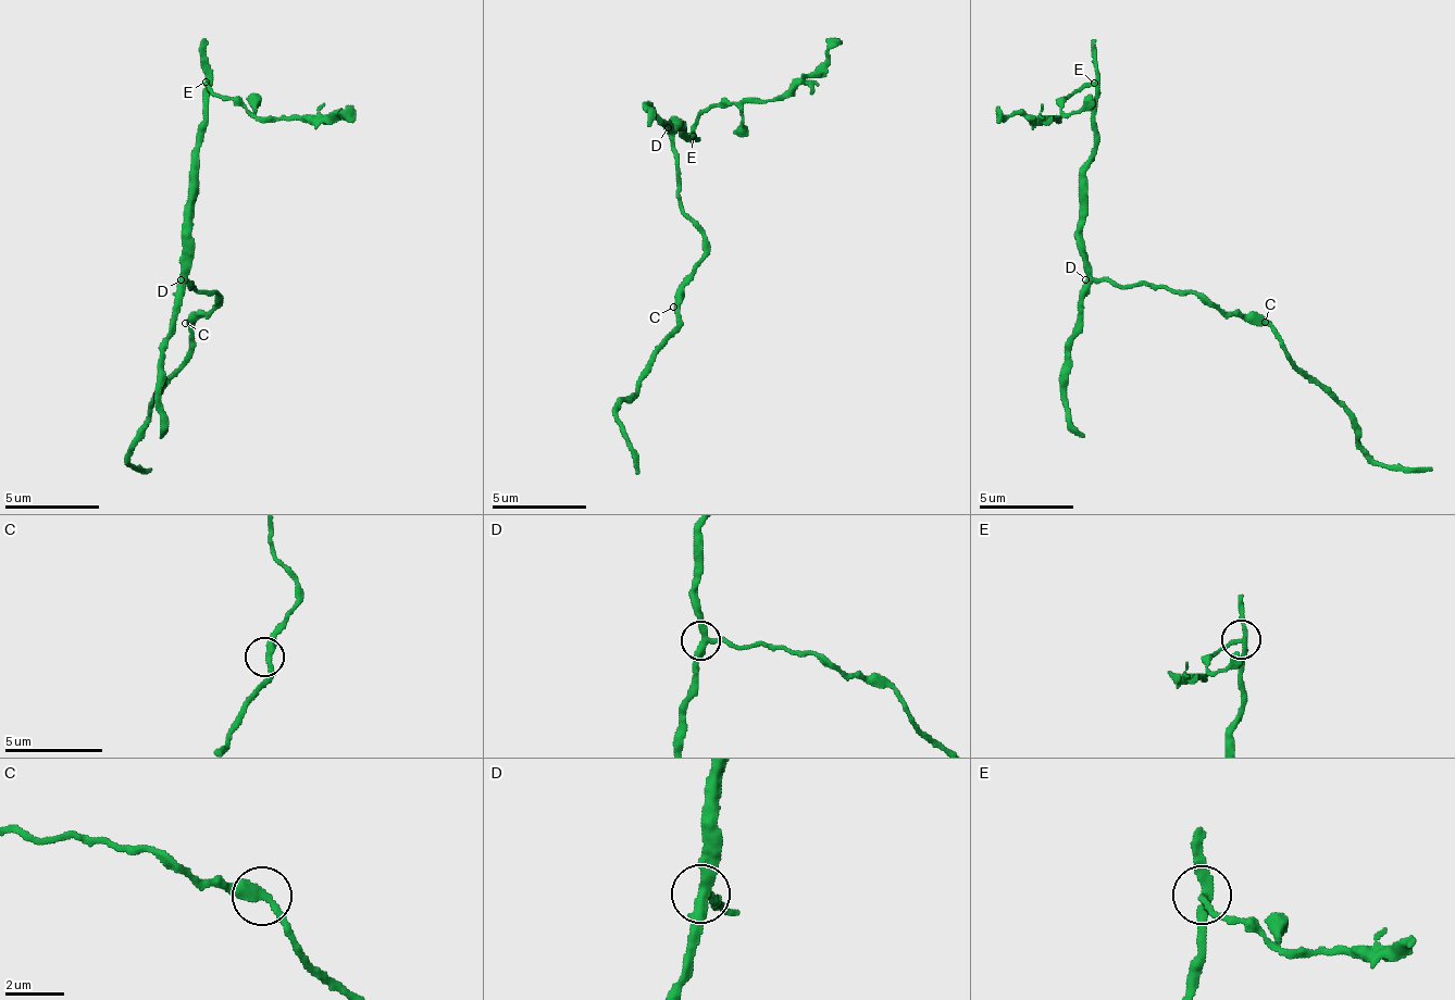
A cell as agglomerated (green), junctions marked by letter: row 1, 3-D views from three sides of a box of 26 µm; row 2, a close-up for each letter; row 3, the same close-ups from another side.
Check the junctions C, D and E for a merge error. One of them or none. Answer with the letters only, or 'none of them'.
E

